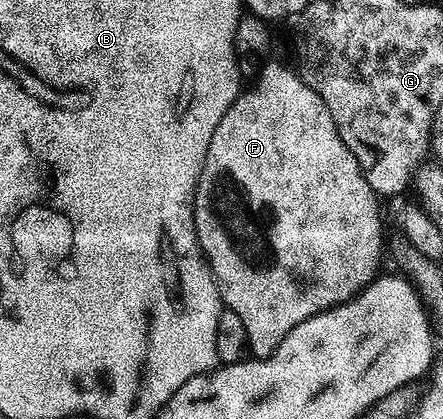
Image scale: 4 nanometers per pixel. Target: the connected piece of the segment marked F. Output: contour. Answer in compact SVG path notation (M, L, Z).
M267 61L262 64L254 83L236 97L236 101L220 117L220 125L216 125L216 133L212 133L212 145L208 145L208 157L204 157L204 169L200 173L198 188L194 194L194 228L202 254L210 265L214 280L218 282L218 294L222 296L225 310L236 313L244 330L248 332L248 351L253 358L267 359L284 337L292 333L300 321L330 307L338 307L348 303L358 295L379 274L378 266L384 259L384 235L382 239L382 215L378 212L379 196L368 185L366 174L360 169L356 157L344 145L336 125L332 121L332 113L324 105L324 101L307 83L302 80L297 70L285 67L282 63Z

